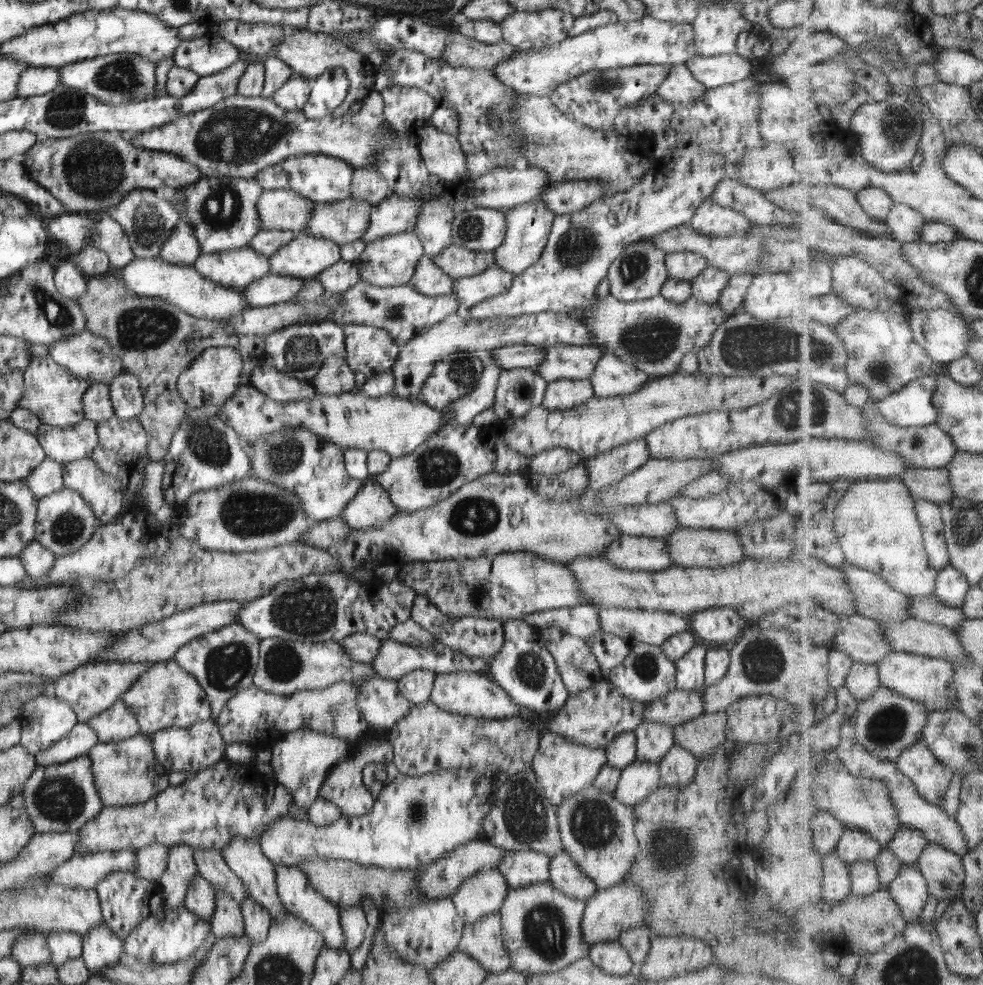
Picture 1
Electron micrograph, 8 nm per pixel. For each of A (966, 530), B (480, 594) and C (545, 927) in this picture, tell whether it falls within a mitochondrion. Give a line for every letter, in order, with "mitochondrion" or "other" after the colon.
A: mitochondrion
B: mitochondrion
C: mitochondrion

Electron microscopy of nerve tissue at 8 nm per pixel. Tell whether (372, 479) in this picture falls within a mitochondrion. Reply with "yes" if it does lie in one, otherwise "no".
no

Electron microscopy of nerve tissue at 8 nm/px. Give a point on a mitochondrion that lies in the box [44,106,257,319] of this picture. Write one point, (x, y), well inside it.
(93, 167)

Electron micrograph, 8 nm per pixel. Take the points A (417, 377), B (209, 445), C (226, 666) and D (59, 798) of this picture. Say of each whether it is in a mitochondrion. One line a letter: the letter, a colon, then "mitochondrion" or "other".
A: other
B: mitochondrion
C: mitochondrion
D: mitochondrion

